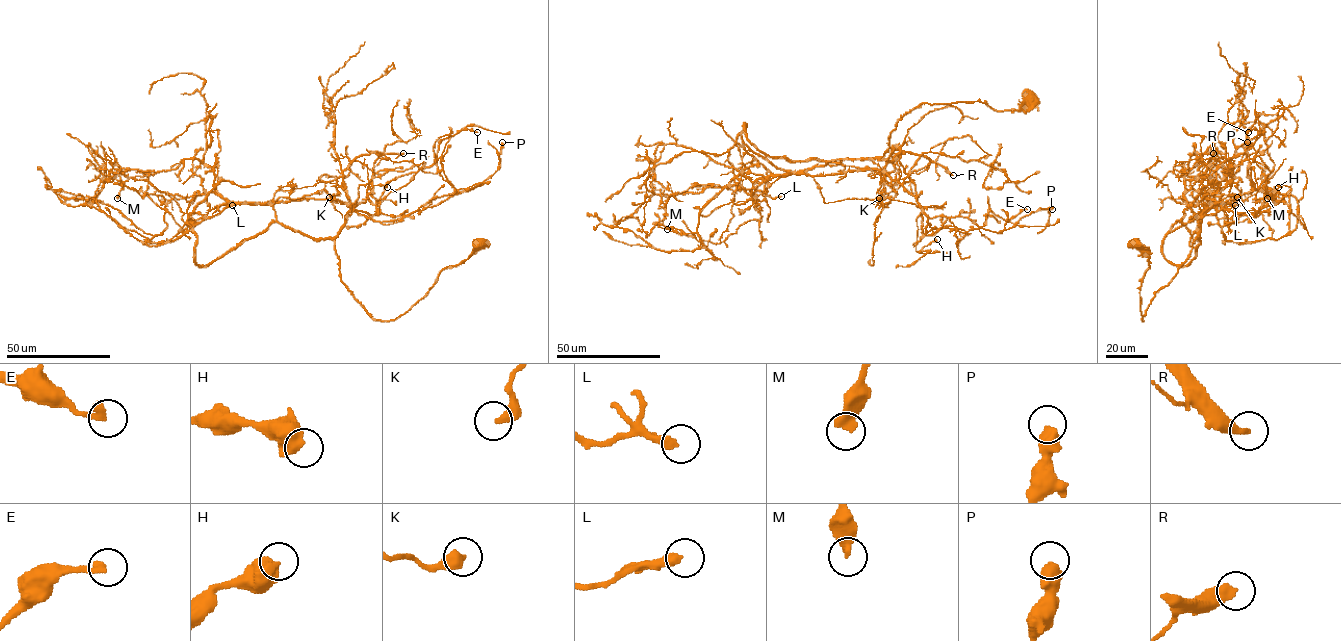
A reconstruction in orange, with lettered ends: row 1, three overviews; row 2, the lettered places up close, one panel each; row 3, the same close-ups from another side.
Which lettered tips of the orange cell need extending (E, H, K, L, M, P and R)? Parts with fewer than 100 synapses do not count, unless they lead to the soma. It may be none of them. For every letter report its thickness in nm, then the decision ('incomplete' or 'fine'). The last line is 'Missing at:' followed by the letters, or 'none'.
E: 280 nm thick; fine
H: 650 nm thick; fine
K: 400 nm thick; fine
L: 340 nm thick; fine
M: 460 nm thick; fine
P: 550 nm thick; fine
R: 400 nm thick; incomplete
Missing at: R

